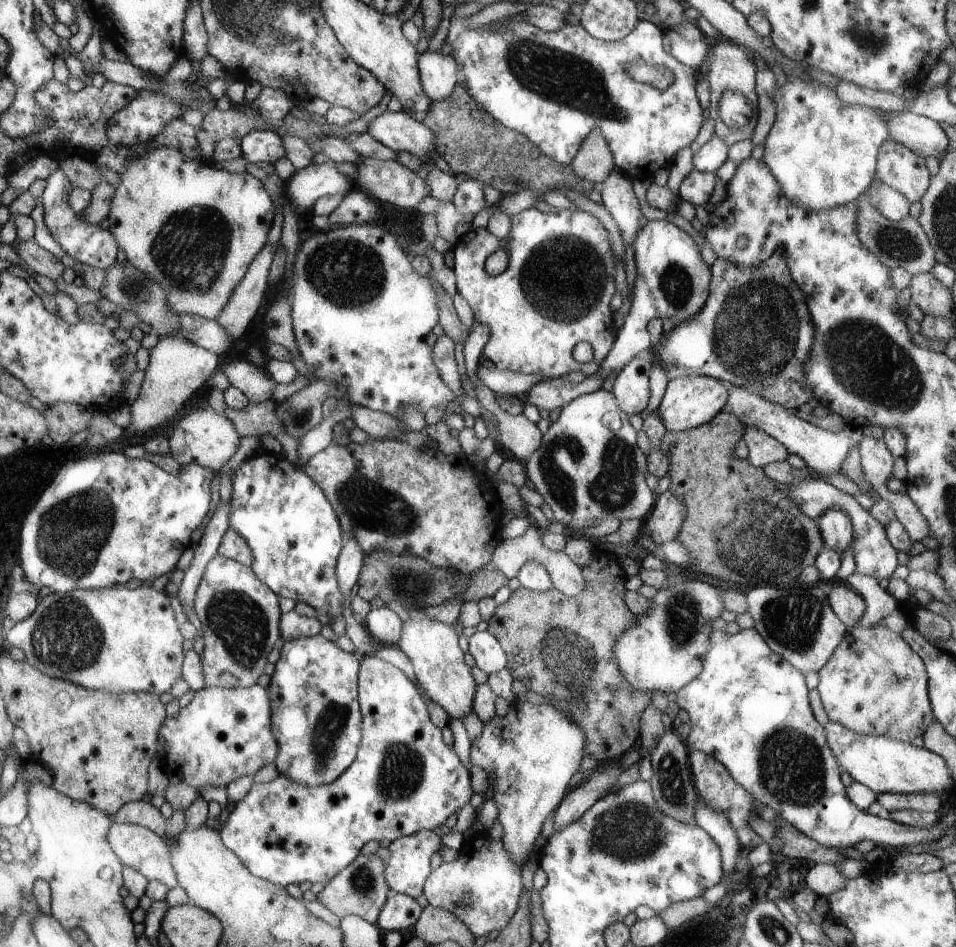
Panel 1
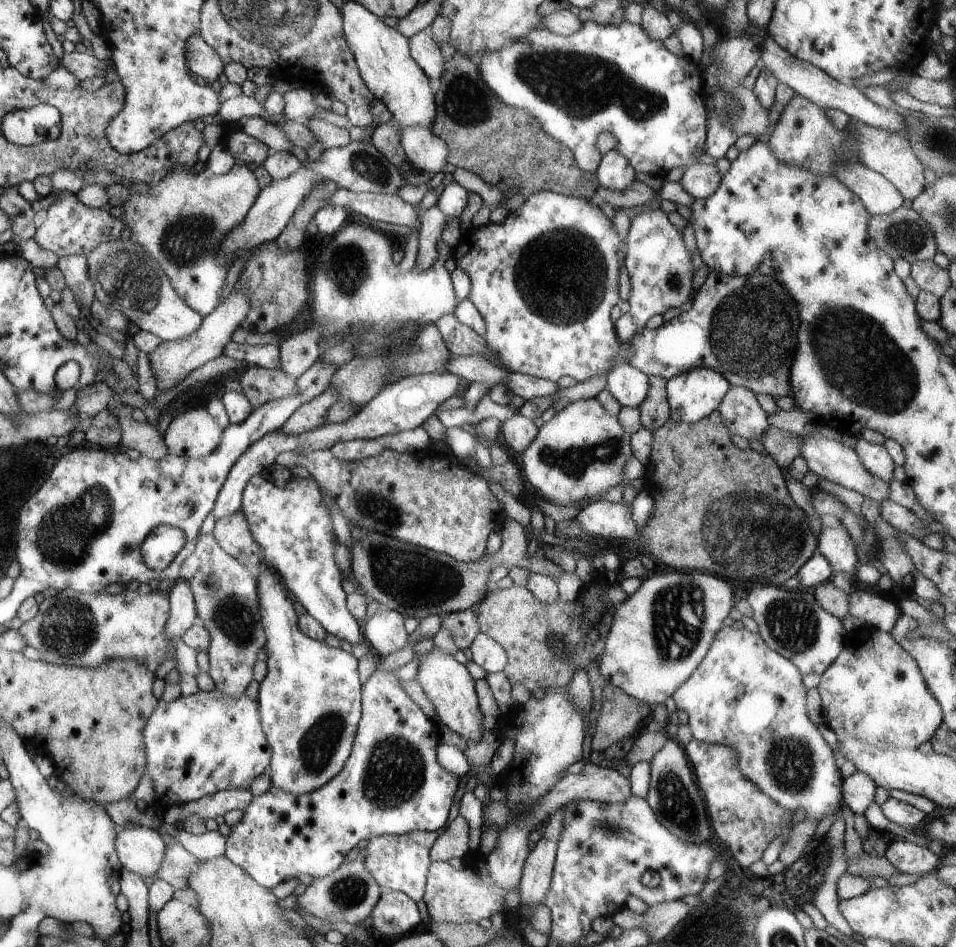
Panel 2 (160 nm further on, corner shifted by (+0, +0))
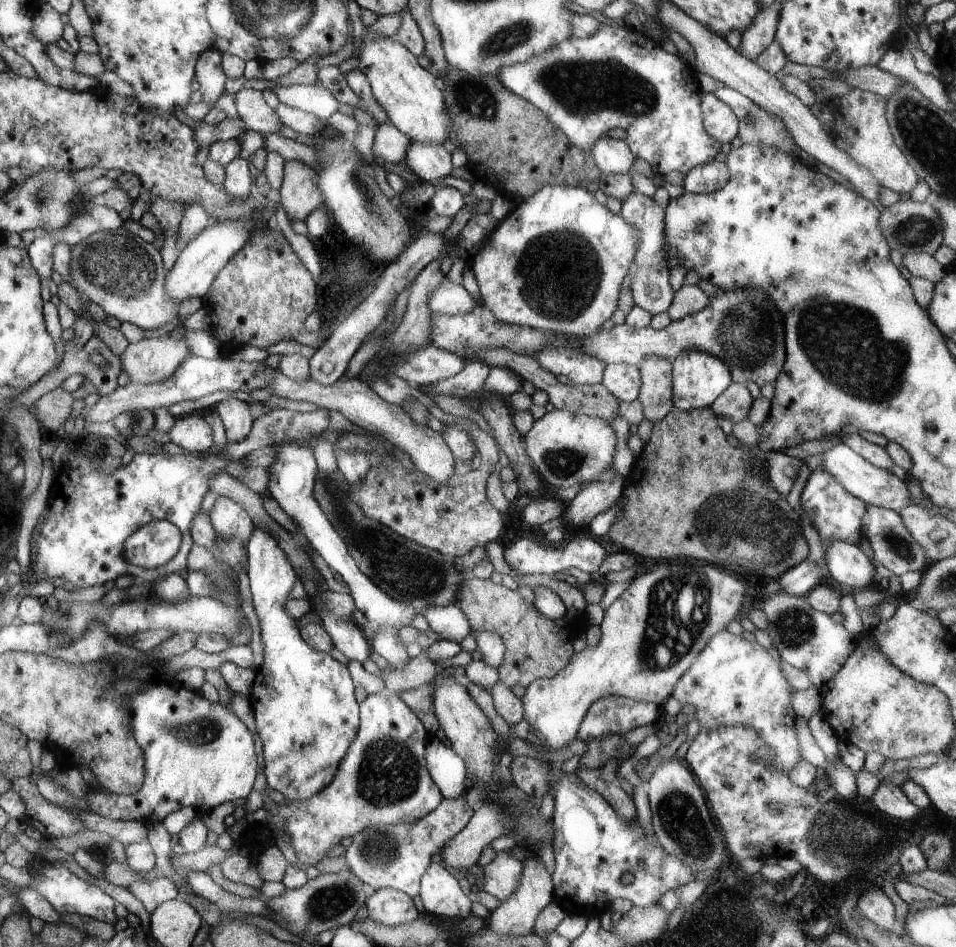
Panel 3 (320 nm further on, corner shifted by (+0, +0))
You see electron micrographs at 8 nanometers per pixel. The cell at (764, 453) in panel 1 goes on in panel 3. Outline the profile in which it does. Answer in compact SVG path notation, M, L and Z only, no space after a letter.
M730 383L722 394L709 406L718 418L731 420L734 424L748 419L754 399L744 383Z

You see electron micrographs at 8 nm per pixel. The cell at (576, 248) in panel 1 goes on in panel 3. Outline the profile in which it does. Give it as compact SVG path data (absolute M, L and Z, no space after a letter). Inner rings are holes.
M544 185L536 194L530 198L518 200L517 207L500 222L496 230L488 237L488 240L481 246L481 249L469 261L470 268L474 272L480 290L480 296L484 300L484 306L502 322L511 325L520 325L539 330L547 336L547 346L543 347L540 353L534 357L543 369L551 372L554 376L566 376L570 382L577 385L595 385L603 379L603 372L607 363L596 357L584 354L579 350L578 341L582 337L593 336L604 324L605 320L611 318L618 308L618 294L622 290L624 277L628 274L630 265L637 251L637 236L635 230L626 222L626 219L620 214L613 215L606 205L601 204L594 194L582 187L564 186L564 185ZM564 341L566 347L558 347L554 342Z

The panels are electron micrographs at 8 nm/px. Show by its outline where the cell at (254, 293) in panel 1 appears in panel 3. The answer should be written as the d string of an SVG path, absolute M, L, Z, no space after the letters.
M170 335L128 343L119 359L121 371L128 374L132 383L149 385L171 377L178 365L190 355L185 337L175 339Z

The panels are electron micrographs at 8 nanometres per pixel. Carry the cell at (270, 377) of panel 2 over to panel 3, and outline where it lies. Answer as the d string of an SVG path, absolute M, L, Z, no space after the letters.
M277 370L275 378L266 389L269 391L273 389L274 394L280 398L314 402L329 412L332 410L341 412L356 426L375 433L408 454L415 468L434 479L438 484L445 485L454 474L454 464L456 464L454 455L438 431L432 430L428 425L418 424L410 418L402 405L395 405L383 400L368 384L356 377L342 376L334 384L321 385L312 380L296 382Z

